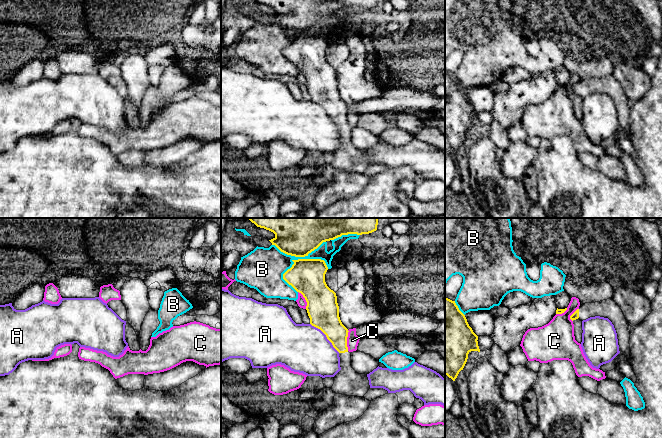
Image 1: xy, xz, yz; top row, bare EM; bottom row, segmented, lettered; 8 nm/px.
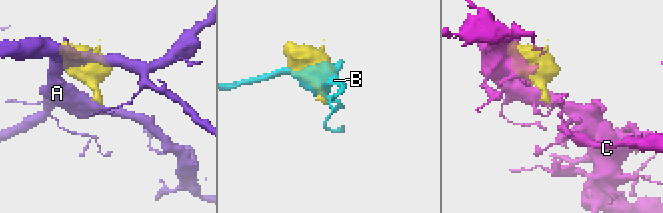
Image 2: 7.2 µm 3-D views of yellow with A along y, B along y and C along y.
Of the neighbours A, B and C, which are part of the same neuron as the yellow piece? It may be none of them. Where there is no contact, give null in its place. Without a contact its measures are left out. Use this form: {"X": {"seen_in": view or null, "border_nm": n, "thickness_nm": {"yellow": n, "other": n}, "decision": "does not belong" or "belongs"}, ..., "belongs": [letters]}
{"A": {"seen_in": "xz", "border_nm": 340, "thickness_nm": {"yellow": 260, "other": 400}, "decision": "does not belong"}, "B": {"seen_in": "xz", "border_nm": 500, "thickness_nm": {"yellow": 280, "other": 240}, "decision": "does not belong"}, "C": {"seen_in": "xz", "border_nm": 170, "thickness_nm": {"yellow": 220, "other": 100}, "decision": "does not belong"}, "belongs": []}

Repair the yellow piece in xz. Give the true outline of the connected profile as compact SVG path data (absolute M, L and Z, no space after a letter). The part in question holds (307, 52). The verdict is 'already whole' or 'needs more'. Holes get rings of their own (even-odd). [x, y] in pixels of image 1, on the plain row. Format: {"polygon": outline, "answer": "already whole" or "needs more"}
{"polygon": "M298 35L292 37L294 40L283 50L283 55L303 71L307 78L306 86L310 94L310 100L320 105L339 128L341 146L334 152L332 167L335 170L364 173L370 165L369 156L367 151L358 150L351 143L351 129L347 123L349 107L340 96L336 69L325 58L325 50L328 46L325 37L321 35Z", "answer": "needs more"}

